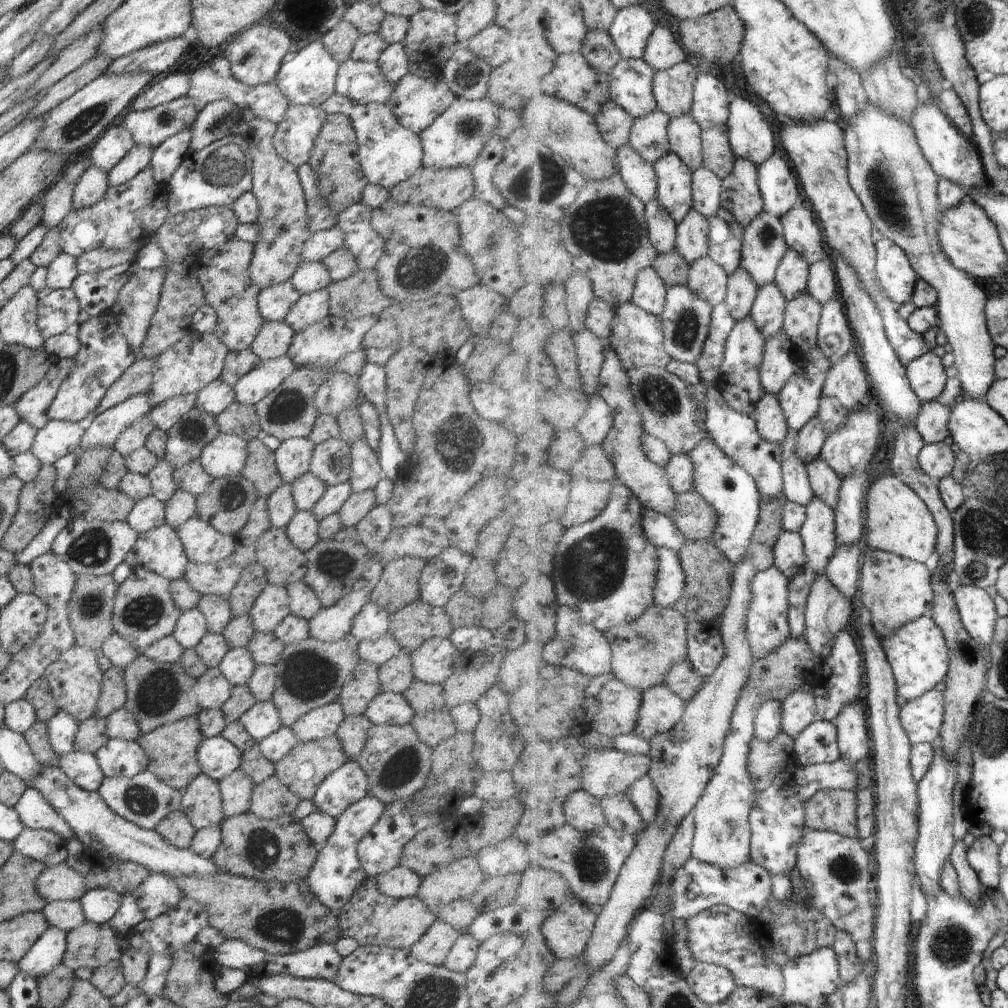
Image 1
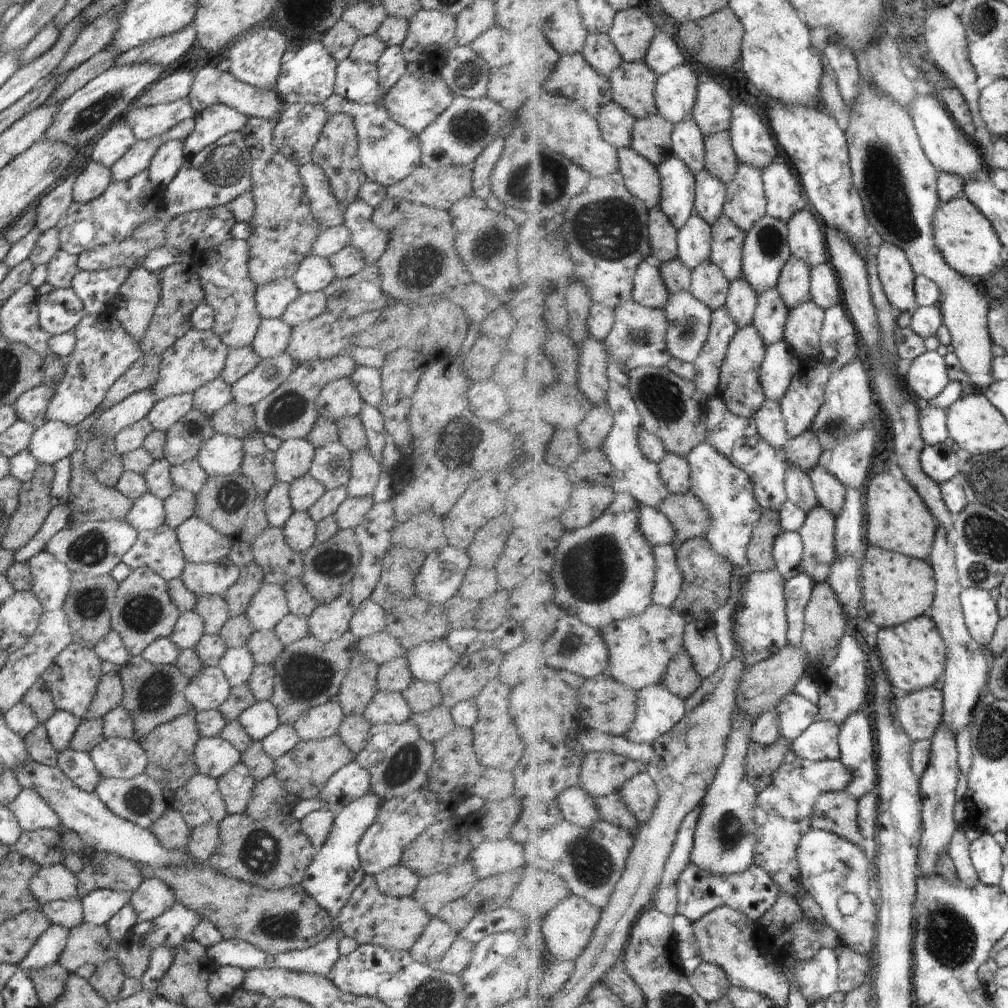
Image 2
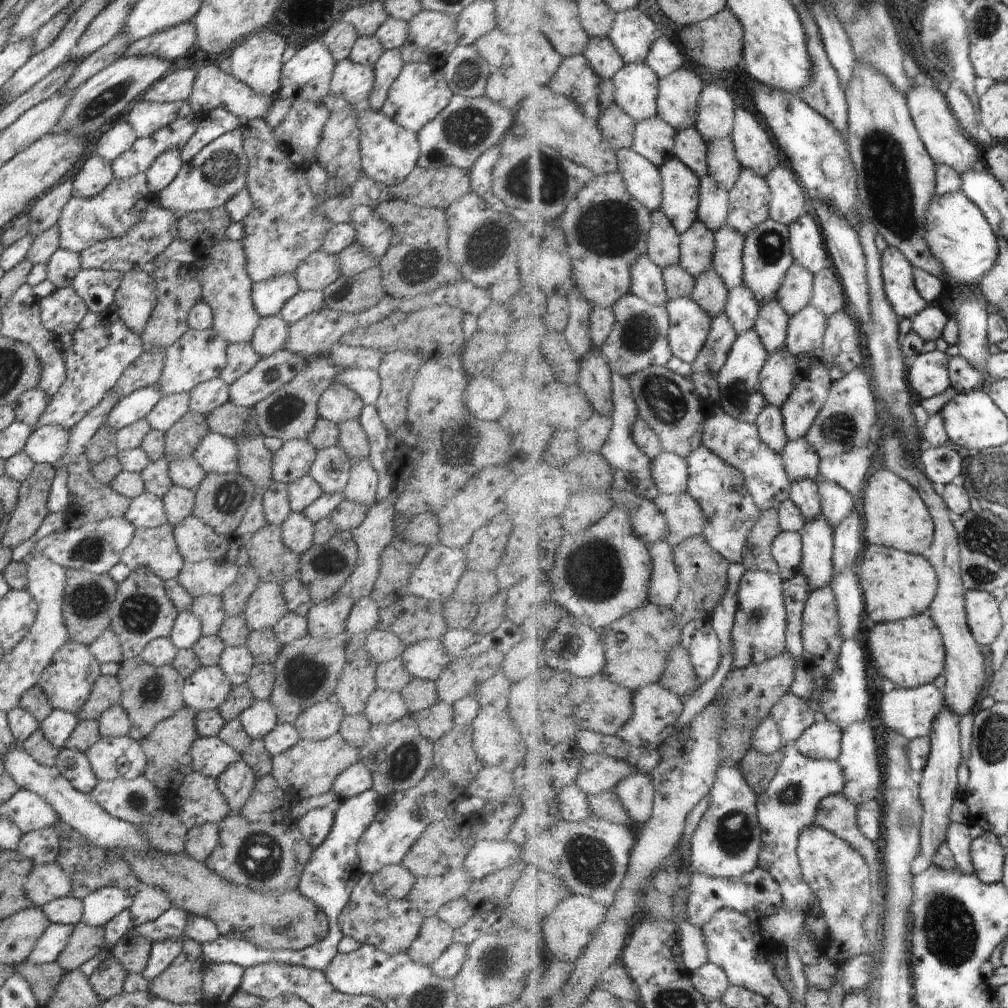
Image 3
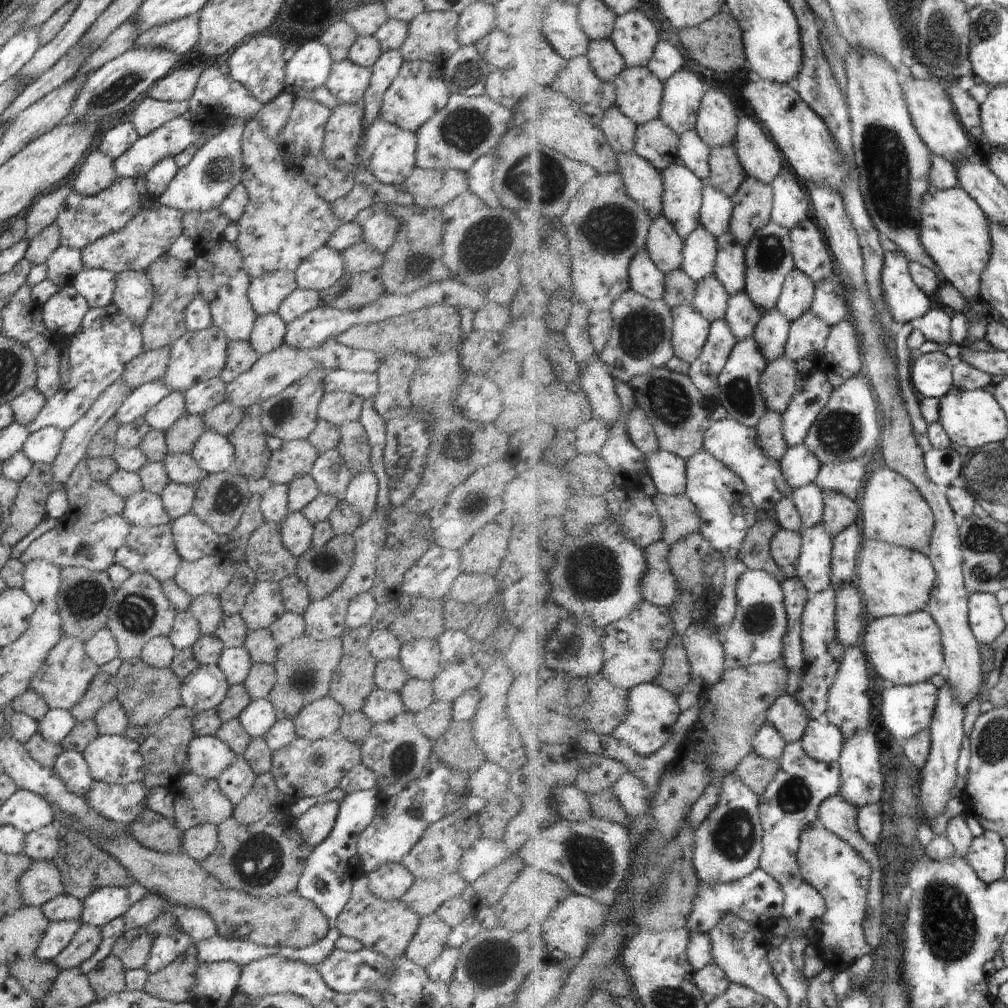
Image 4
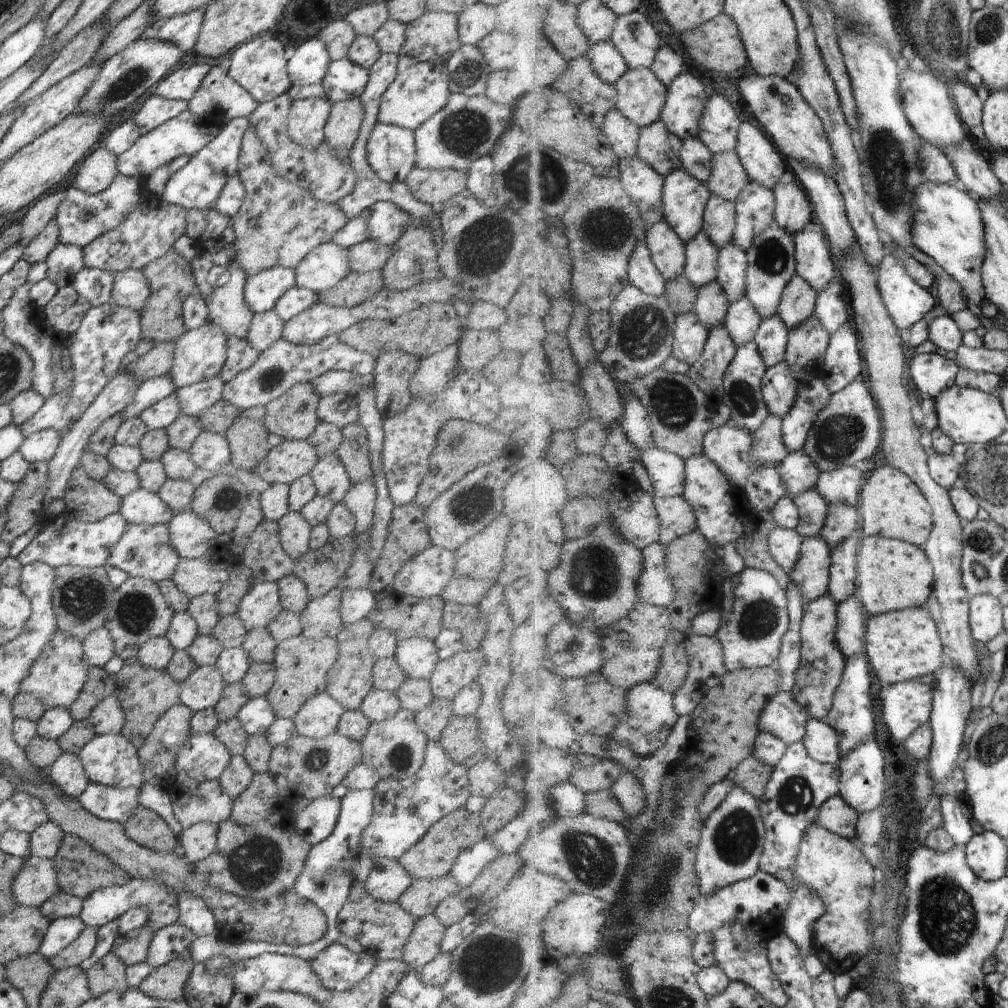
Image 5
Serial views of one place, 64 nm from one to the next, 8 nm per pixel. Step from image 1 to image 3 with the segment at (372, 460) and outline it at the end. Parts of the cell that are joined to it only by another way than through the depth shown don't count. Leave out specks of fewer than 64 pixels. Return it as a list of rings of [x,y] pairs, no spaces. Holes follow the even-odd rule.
[[[368,458],[352,463],[349,481],[344,489],[344,498],[369,508],[378,501],[378,475]]]

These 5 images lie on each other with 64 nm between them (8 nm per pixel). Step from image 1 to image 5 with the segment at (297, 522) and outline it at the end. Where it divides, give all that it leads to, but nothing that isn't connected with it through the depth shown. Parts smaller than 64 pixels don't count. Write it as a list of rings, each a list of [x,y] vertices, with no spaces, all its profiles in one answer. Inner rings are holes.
[[[289,511],[277,521],[277,524],[279,525],[280,545],[290,558],[296,561],[300,556],[309,552],[312,530],[310,524],[298,512]]]

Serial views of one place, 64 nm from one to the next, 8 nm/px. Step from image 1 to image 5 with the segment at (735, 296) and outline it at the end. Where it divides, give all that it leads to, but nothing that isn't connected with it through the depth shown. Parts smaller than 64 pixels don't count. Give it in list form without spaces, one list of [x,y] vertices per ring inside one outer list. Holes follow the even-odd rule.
[[[747,297],[731,302],[731,311],[726,320],[726,329],[731,333],[737,346],[746,346],[756,341],[763,318]]]

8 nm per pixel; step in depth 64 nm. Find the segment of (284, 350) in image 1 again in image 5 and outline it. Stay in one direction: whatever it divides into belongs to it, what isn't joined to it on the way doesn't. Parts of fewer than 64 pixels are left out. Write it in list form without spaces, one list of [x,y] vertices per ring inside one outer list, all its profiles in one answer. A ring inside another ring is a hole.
[[[276,312],[254,313],[246,340],[260,354],[282,338],[284,324]]]

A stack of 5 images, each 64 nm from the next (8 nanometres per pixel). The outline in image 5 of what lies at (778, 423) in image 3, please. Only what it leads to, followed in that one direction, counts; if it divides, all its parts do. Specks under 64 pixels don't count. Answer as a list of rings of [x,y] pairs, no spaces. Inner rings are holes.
[[[771,414],[758,432],[754,434],[756,456],[769,464],[780,465],[790,456],[785,442],[783,419],[778,414]]]

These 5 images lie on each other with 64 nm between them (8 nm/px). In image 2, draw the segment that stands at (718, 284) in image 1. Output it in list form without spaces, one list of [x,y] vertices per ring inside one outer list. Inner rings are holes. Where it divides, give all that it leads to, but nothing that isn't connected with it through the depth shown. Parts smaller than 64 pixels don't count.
[[[710,260],[693,272],[691,292],[716,312],[719,308],[727,306],[731,283],[723,268]]]

